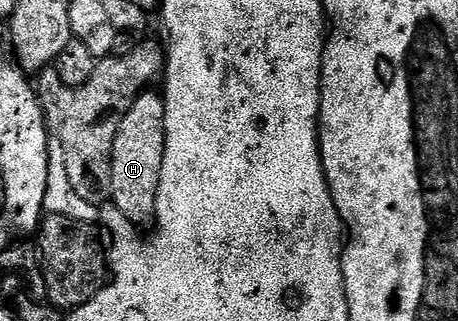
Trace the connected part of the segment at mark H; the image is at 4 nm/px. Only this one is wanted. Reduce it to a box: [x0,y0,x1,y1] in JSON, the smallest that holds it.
[111,90,165,226]

